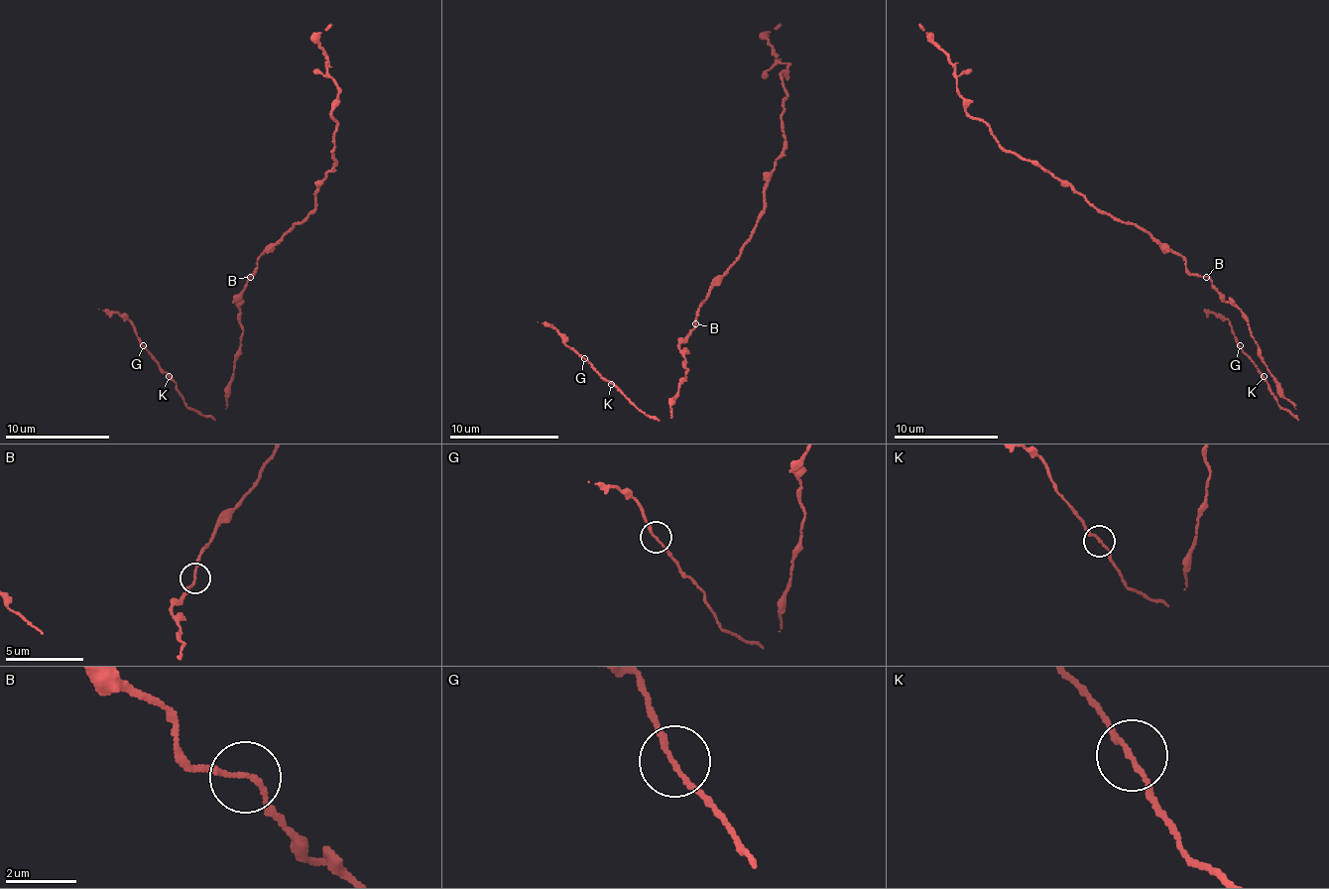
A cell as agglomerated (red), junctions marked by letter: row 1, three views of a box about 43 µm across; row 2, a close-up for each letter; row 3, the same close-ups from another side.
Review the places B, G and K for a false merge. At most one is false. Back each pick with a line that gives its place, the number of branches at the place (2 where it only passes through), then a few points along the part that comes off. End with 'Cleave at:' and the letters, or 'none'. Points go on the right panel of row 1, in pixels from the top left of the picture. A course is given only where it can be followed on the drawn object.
Cleave at: none

